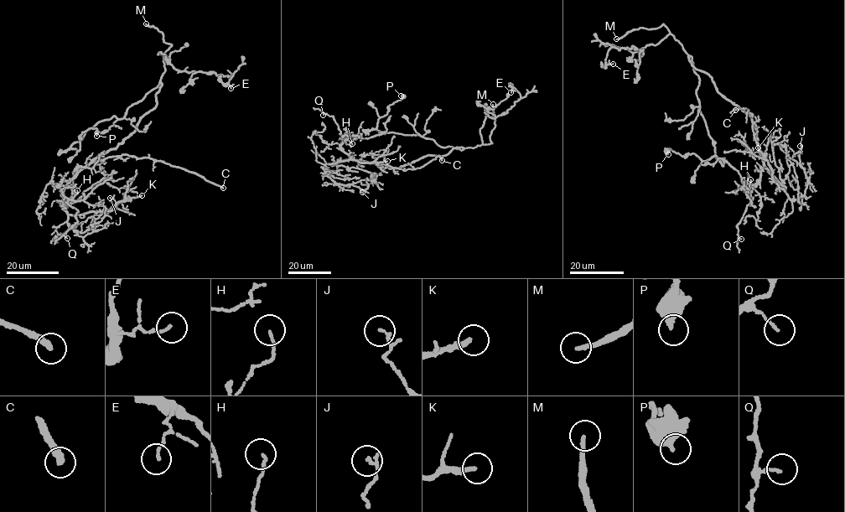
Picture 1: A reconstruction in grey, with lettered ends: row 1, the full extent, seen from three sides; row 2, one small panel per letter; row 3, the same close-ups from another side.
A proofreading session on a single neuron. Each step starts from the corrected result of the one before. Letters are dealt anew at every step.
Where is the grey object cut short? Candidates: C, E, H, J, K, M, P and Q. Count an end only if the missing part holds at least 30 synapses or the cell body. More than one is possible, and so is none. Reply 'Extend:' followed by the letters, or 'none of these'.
Extend: C, M

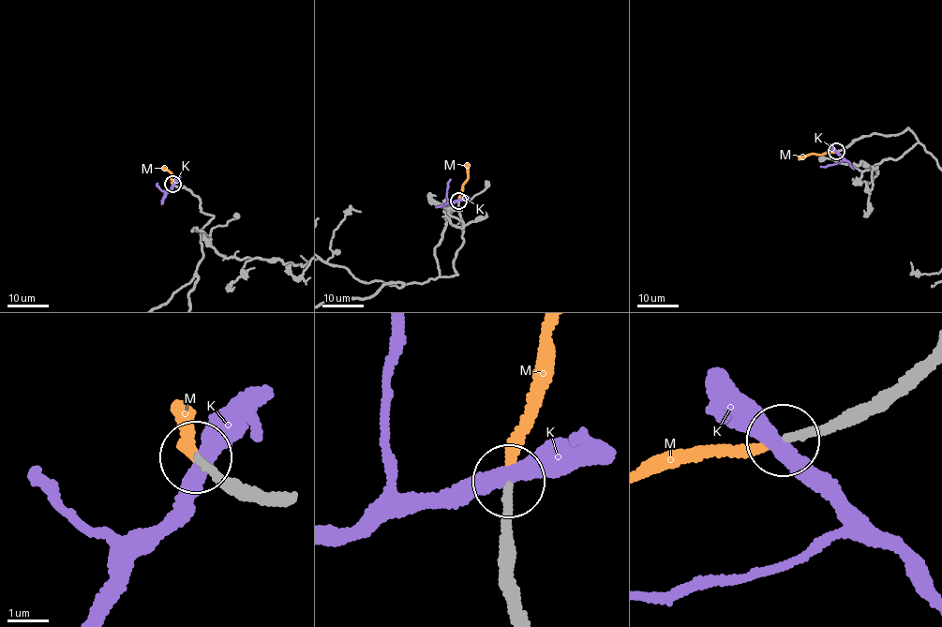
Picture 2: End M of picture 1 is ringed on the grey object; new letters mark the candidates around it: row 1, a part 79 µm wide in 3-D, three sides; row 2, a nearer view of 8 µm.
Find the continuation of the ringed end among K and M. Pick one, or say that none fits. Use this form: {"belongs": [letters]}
{"belongs": ["M"]}

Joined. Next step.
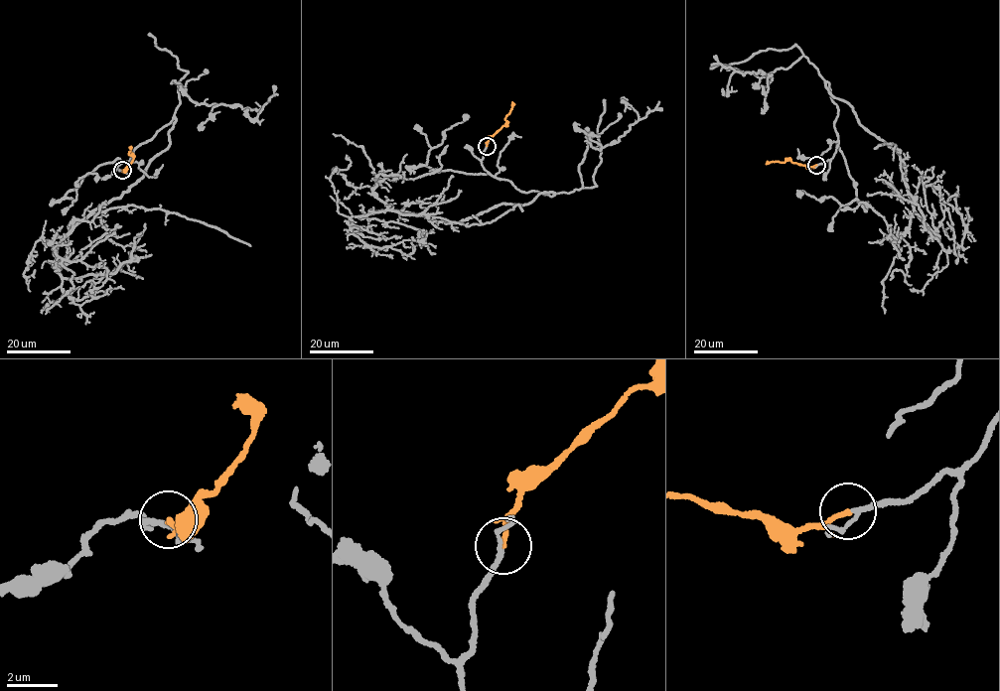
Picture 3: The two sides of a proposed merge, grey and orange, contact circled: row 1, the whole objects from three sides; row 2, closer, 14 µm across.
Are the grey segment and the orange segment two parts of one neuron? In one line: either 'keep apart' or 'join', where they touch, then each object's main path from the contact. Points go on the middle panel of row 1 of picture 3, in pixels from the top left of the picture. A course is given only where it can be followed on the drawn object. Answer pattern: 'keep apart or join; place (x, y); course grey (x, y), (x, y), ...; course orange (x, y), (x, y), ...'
join; place (487, 146); course grey (487, 146), (481, 163), (495, 177), (553, 195), (451, 224), (380, 209), (359, 215), (422, 213), (452, 175); course orange (487, 145), (505, 125), (504, 118), (512, 101)

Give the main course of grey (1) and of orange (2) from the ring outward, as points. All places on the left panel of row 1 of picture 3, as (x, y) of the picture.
1: (122, 170), (174, 118), (167, 148), (142, 177), (59, 243), (60, 274), (115, 272), (140, 234)
2: (122, 170), (125, 170), (132, 161), (133, 156), (128, 154), (129, 147)

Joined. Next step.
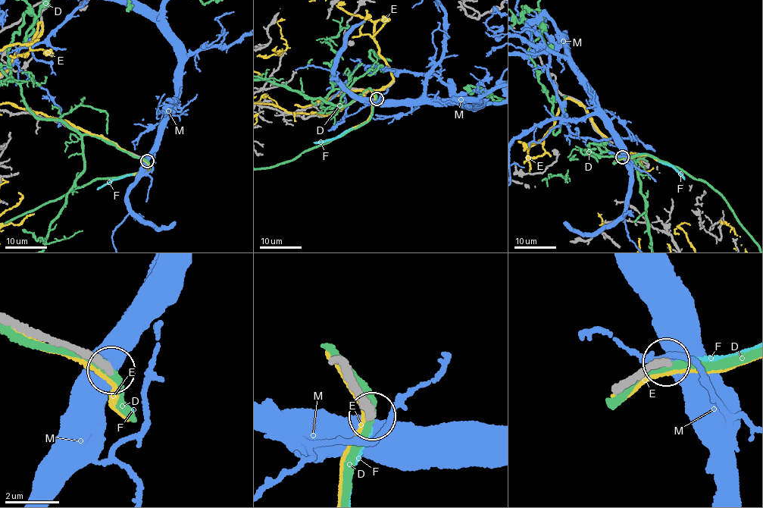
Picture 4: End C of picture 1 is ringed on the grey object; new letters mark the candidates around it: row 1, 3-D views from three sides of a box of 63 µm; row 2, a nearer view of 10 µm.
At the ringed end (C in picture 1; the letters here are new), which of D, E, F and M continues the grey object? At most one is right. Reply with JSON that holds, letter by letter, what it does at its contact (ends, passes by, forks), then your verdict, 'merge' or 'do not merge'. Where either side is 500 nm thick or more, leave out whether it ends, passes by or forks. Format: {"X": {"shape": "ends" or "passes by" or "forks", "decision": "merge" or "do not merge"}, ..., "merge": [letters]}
{"D": {"shape": "passes by", "decision": "do not merge"}, "E": {"shape": "passes by", "decision": "do not merge"}, "F": {"shape": "ends", "decision": "do not merge"}, "M": {"decision": "do not merge"}, "merge": []}

